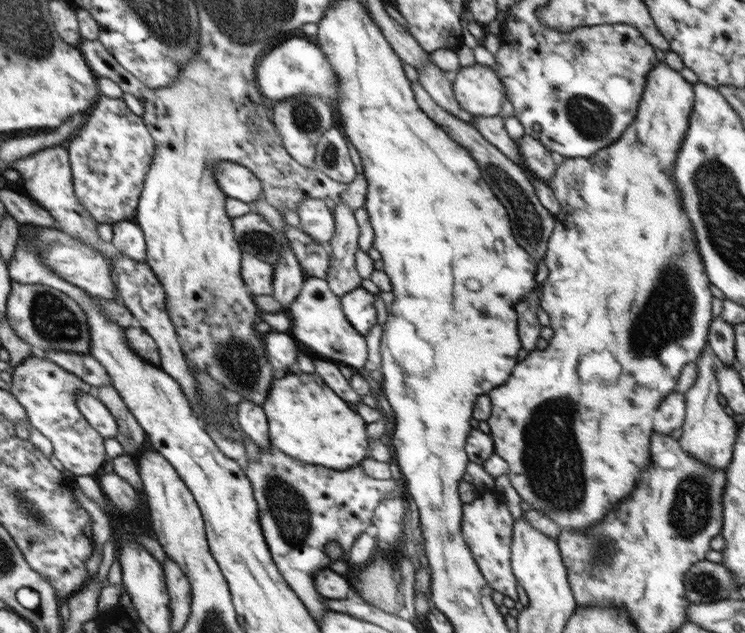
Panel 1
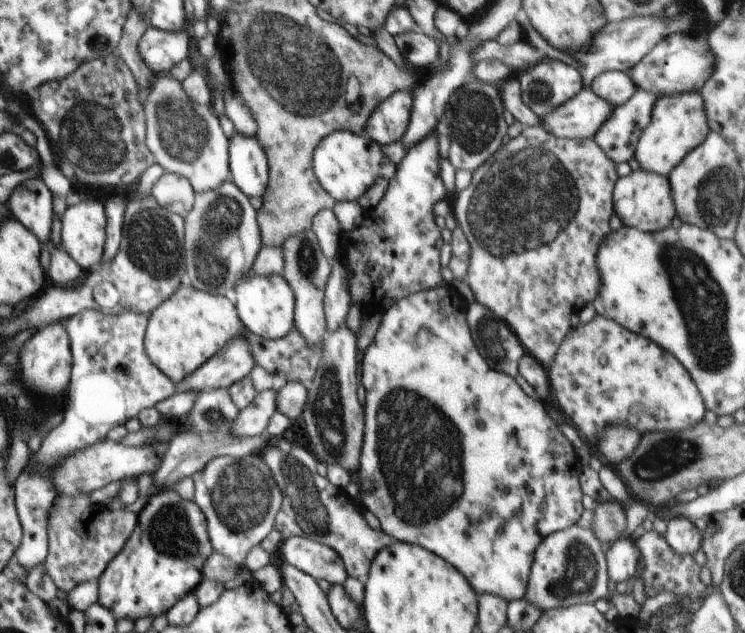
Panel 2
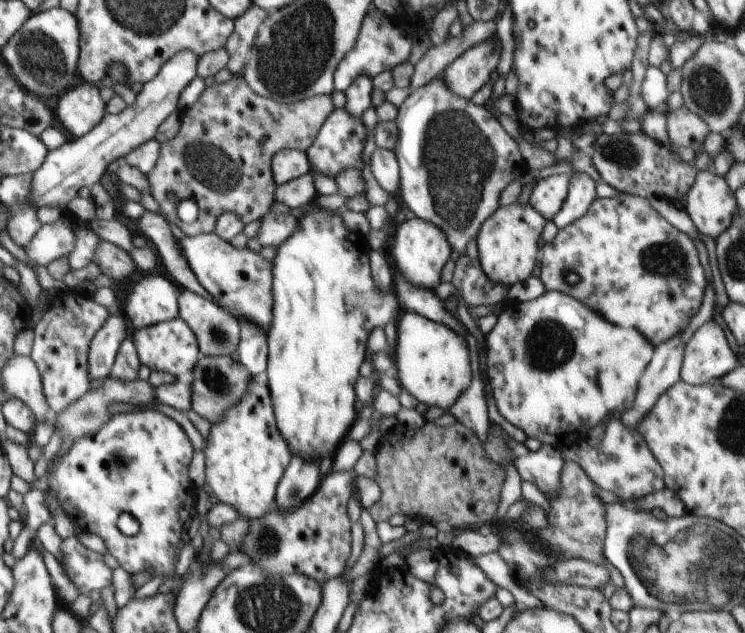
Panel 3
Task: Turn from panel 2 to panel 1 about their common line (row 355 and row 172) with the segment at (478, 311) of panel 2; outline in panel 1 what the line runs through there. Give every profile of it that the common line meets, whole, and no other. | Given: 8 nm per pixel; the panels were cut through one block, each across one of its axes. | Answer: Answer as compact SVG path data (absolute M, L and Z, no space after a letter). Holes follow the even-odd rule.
M412 83L412 90L414 91L420 110L423 110L424 114L427 114L428 118L431 118L440 126L453 142L456 142L459 146L470 152L470 156L476 160L476 164L480 166L482 178L488 182L488 186L491 187L492 192L498 196L498 200L506 208L506 212L510 216L510 222L514 222L512 224L512 236L516 238L516 242L537 262L544 260L548 239L555 227L555 215L550 214L540 204L535 193L536 189L534 189L534 185L526 177L526 173L522 171L522 167L516 165L514 161L510 160L496 146L487 142L480 135L480 132L474 128L474 125L456 118L454 114L450 114L448 110L444 110L442 106L438 106L420 83Z

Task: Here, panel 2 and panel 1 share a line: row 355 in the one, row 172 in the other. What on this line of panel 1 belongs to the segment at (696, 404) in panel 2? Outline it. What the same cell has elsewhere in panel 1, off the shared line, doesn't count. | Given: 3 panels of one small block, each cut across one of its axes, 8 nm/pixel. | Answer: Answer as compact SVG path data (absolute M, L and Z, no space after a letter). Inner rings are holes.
M658 61L649 71L646 87L642 93L642 99L638 112L632 124L620 136L617 142L594 153L588 158L565 158L557 165L549 186L552 188L560 206L562 214L566 216L566 222L572 224L560 224L555 226L548 239L547 251L544 262L549 273L542 285L541 306L548 313L550 328L554 335L550 338L548 346L543 349L532 349L523 361L516 363L511 377L492 389L488 396L491 400L491 415L487 418L490 427L490 435L494 442L495 453L508 463L510 482L523 502L528 502L532 510L542 512L548 519L554 520L558 528L581 532L590 528L594 522L602 520L606 515L604 510L610 510L614 502L628 496L640 478L644 466L648 466L650 460L650 437L653 433L652 424L658 410L658 405L664 397L675 390L680 373L686 364L697 361L704 350L709 326L712 322L712 293L709 289L708 278L704 274L704 266L700 262L700 254L696 250L696 234L694 228L686 216L682 207L682 198L672 178L674 163L678 157L681 143L688 131L690 113L695 103L693 84L686 82L680 72L673 70L666 63ZM608 356L616 364L608 364ZM588 478L588 480L580 480ZM594 478L594 480L592 480Z

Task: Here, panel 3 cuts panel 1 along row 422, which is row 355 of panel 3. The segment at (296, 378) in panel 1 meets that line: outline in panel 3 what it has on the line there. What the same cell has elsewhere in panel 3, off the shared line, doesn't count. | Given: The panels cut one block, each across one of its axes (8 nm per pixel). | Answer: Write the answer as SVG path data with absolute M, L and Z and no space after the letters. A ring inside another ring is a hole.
M305 210L307 214L300 219L297 219L299 228L297 231L284 242L283 245L277 247L276 256L273 258L273 321L271 330L267 334L267 382L270 396L273 404L273 411L276 417L276 424L280 434L288 443L292 455L298 454L304 460L320 460L326 456L332 456L332 452L338 448L338 444L344 440L344 436L348 434L350 426L354 424L358 412L356 412L356 394L354 394L354 384L360 374L360 366L366 360L365 350L370 331L374 327L384 327L387 322L390 322L392 316L397 319L403 312L401 302L396 295L394 288L381 289L372 278L371 268L369 265L369 245L367 244L366 236L360 232L347 230L343 223L340 211L338 213L316 212L316 210Z

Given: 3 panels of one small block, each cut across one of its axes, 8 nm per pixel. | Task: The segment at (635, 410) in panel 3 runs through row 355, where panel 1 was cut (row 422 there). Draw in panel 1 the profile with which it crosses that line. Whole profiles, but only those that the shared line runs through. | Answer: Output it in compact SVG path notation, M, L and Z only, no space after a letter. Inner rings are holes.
M676 390L662 399L654 416L652 430L666 435L684 424L685 396Z

